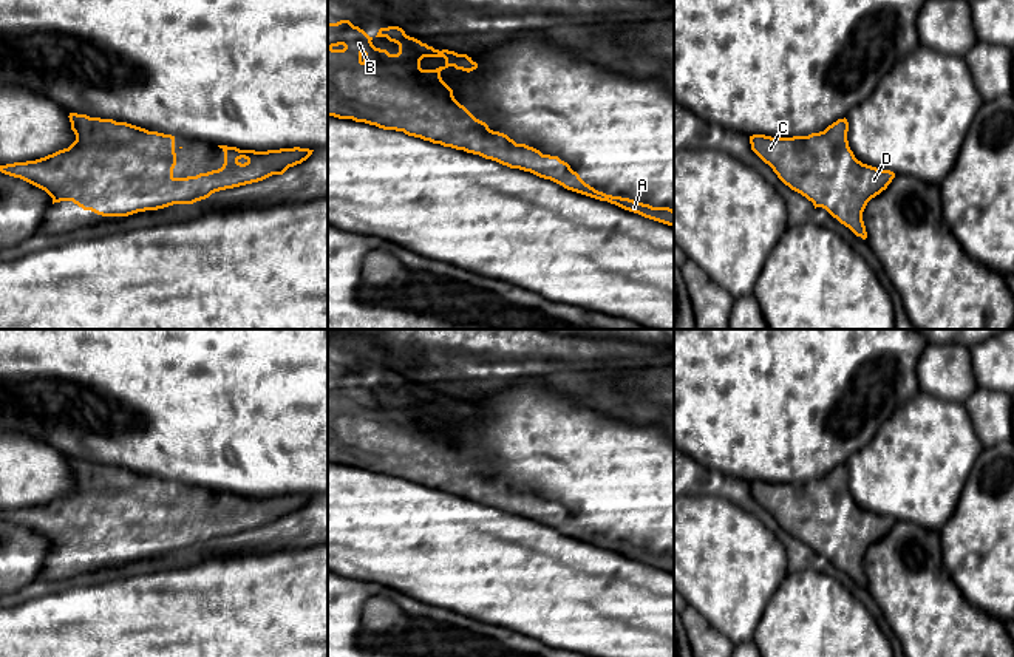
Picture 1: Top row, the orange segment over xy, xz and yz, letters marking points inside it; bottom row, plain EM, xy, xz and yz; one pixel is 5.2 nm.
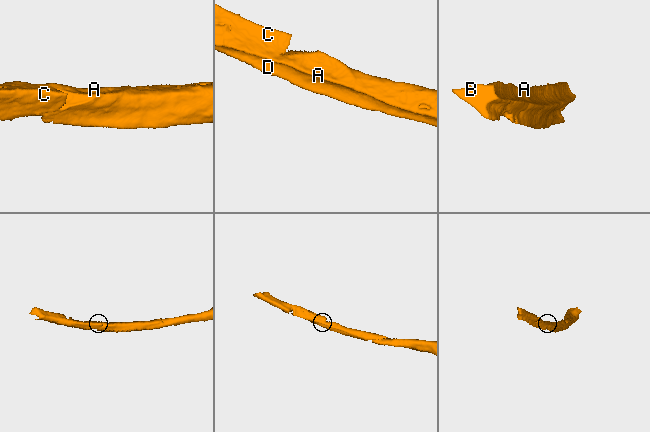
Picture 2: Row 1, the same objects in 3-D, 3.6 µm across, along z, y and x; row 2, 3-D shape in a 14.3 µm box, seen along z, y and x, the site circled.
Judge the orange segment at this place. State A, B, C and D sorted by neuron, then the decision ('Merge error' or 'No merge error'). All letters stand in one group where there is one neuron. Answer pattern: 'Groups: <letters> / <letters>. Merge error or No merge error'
Groups: A B C D. No merge error

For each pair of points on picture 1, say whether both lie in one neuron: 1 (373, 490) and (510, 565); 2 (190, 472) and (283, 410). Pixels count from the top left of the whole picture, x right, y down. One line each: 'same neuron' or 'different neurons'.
1: same neuron
2: same neuron

